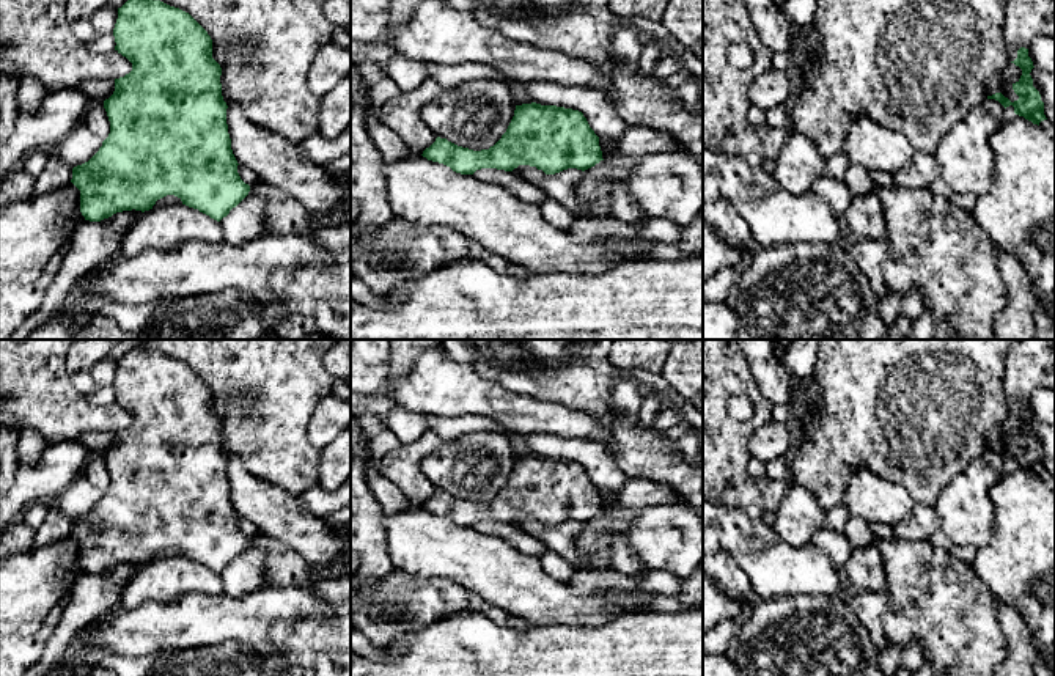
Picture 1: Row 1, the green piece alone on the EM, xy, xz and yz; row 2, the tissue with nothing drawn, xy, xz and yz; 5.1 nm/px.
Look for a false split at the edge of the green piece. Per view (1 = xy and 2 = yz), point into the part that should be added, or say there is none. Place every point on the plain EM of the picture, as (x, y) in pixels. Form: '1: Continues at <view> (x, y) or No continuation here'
1: No continuation here
2: No continuation here

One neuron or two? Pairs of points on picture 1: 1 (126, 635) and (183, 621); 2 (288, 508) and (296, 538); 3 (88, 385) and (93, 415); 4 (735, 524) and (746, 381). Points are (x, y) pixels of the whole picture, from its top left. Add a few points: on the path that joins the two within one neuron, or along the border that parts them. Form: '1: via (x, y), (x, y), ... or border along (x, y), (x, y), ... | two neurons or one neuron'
1: via (140, 631), (169, 626) | one neuron
2: via (288, 516), (296, 530) | one neuron
3: border along (65, 362), (69, 381), (85, 395) | two neurons
4: border along (719, 503), (736, 506), (746, 514), (760, 519) | two neurons

